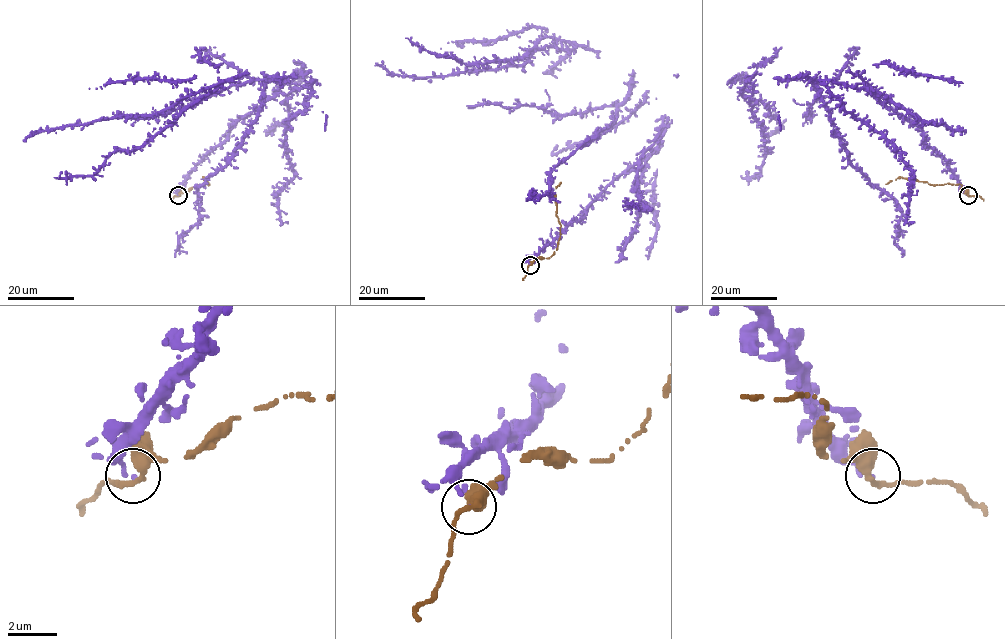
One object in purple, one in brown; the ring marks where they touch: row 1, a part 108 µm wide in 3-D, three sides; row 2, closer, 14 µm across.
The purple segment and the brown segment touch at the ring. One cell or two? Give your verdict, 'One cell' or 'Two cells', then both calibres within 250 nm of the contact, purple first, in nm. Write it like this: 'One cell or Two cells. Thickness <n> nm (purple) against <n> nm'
Two cells. Thickness 150 nm (purple) against 280 nm

